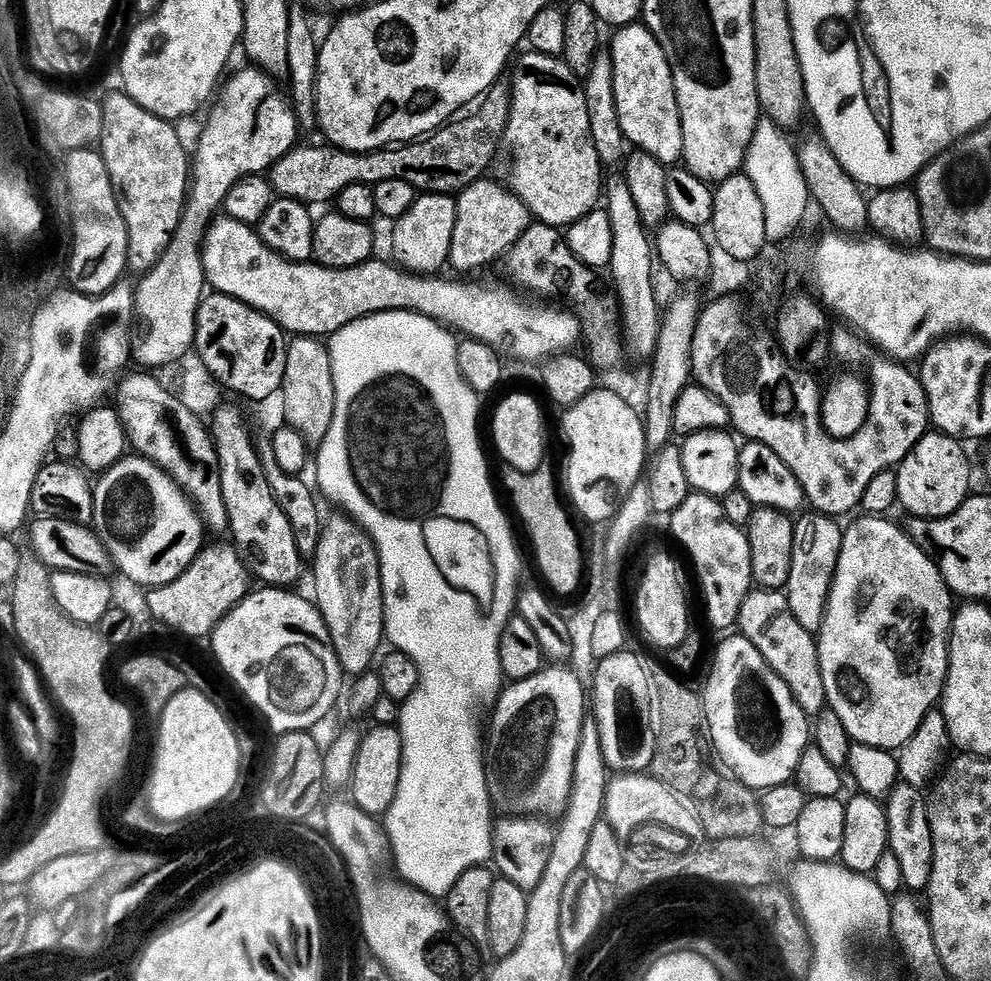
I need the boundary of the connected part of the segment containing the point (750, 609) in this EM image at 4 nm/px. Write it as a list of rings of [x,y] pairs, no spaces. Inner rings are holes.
[[[756,588],[748,593],[746,602],[742,602],[738,621],[739,635],[747,638],[756,647],[758,654],[790,686],[790,694],[794,694],[794,702],[810,718],[814,718],[827,703],[826,690],[822,686],[822,670],[816,649],[817,637],[801,626],[798,618],[794,618],[794,610],[790,610],[788,593],[774,588]]]

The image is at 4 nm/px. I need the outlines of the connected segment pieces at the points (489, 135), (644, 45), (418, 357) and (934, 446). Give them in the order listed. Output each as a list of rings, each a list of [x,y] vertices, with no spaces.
[[[498,82],[480,97],[475,106],[469,107],[466,114],[451,122],[429,132],[427,136],[399,146],[377,148],[375,152],[345,152],[343,148],[323,146],[324,148],[303,148],[297,146],[287,152],[281,160],[273,164],[270,169],[270,185],[277,197],[286,200],[296,200],[300,204],[315,206],[335,201],[336,195],[346,186],[367,184],[369,186],[378,182],[401,180],[410,182],[417,193],[435,194],[438,196],[451,196],[459,194],[469,188],[475,180],[481,179],[489,171],[492,156],[496,153],[496,146],[500,142],[500,135],[508,124],[508,115],[512,109],[512,93],[503,83]]]
[[[643,23],[627,24],[611,37],[610,49],[613,58],[614,98],[617,102],[617,114],[624,139],[639,151],[658,158],[665,166],[676,166],[681,163],[684,154],[682,142],[682,118],[678,110],[678,98],[674,90],[672,67],[660,45],[660,37],[645,28]]]
[[[379,312],[373,316],[367,316],[361,320],[355,320],[346,325],[342,330],[338,330],[327,341],[328,353],[330,354],[330,362],[334,366],[334,418],[330,422],[330,430],[326,430],[326,438],[320,445],[318,445],[317,454],[314,456],[314,468],[316,464],[316,480],[320,483],[320,488],[324,492],[328,492],[328,496],[340,508],[345,508],[347,515],[355,520],[365,532],[368,537],[372,539],[373,545],[376,549],[376,557],[380,560],[380,581],[382,582],[382,594],[384,595],[384,634],[387,643],[393,649],[410,657],[418,666],[418,674],[420,675],[420,686],[414,690],[414,694],[410,694],[410,698],[405,704],[400,705],[400,718],[398,727],[400,730],[400,737],[402,738],[402,774],[398,782],[398,794],[394,798],[392,805],[388,807],[386,813],[386,836],[390,841],[390,852],[396,855],[396,864],[399,872],[402,874],[401,879],[405,883],[409,883],[421,892],[426,893],[433,899],[445,899],[454,882],[462,876],[462,874],[470,869],[483,867],[492,860],[492,830],[494,827],[494,815],[492,816],[492,796],[488,793],[488,772],[484,769],[484,756],[480,753],[480,728],[476,725],[476,703],[487,694],[491,688],[499,689],[501,687],[500,680],[505,679],[504,671],[502,670],[502,662],[500,661],[500,635],[506,626],[506,622],[512,619],[514,609],[516,608],[516,598],[518,595],[518,587],[516,588],[516,579],[520,576],[520,552],[516,549],[516,540],[512,537],[512,528],[508,525],[509,513],[503,512],[500,509],[500,500],[496,497],[496,492],[492,489],[492,480],[488,477],[488,460],[484,457],[484,448],[480,445],[480,401],[481,397],[469,386],[458,368],[458,340],[449,329],[439,325],[435,320],[420,316],[417,312]]]
[[[932,430],[917,442],[911,454],[895,469],[898,480],[896,499],[899,507],[909,512],[909,517],[941,520],[963,506],[973,491],[972,468],[964,448],[956,437]]]

